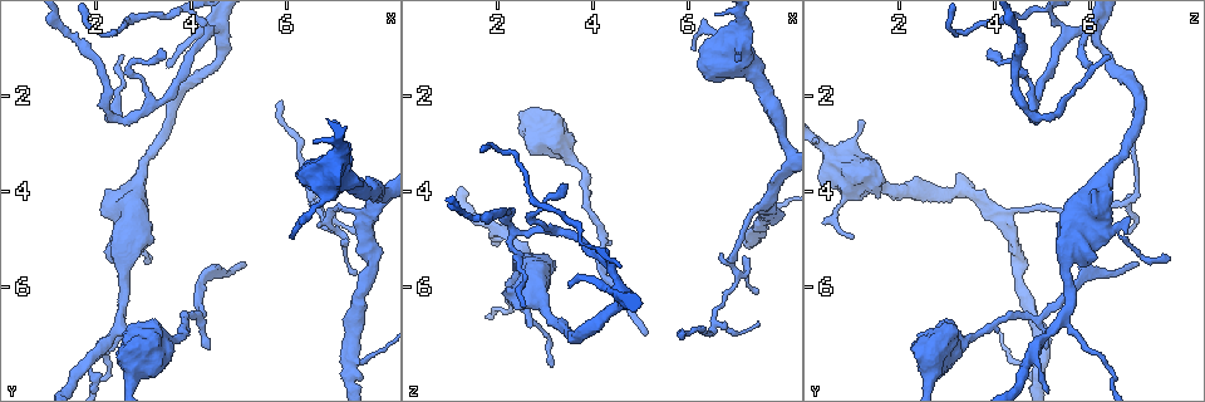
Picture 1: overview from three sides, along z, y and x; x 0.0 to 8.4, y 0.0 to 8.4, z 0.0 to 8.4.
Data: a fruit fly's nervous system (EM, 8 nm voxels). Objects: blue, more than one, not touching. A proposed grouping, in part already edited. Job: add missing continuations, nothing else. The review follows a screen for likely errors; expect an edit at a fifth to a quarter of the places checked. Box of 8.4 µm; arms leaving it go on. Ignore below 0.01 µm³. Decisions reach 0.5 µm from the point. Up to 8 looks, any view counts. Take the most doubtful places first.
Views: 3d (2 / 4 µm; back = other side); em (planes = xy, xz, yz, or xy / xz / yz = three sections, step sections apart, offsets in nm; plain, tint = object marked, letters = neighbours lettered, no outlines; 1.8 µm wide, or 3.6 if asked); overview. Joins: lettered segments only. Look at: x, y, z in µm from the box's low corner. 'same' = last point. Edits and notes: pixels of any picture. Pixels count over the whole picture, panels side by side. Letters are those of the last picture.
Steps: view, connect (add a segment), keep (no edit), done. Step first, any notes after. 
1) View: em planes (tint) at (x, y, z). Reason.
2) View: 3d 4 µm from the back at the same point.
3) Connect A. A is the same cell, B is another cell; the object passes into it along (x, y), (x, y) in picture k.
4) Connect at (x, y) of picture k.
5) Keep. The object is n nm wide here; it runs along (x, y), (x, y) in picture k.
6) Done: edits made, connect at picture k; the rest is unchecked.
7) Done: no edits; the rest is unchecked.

View: 3d 2 µm from the back at (4.60, 0.60, 6.00). Two arms at a narrow angle.

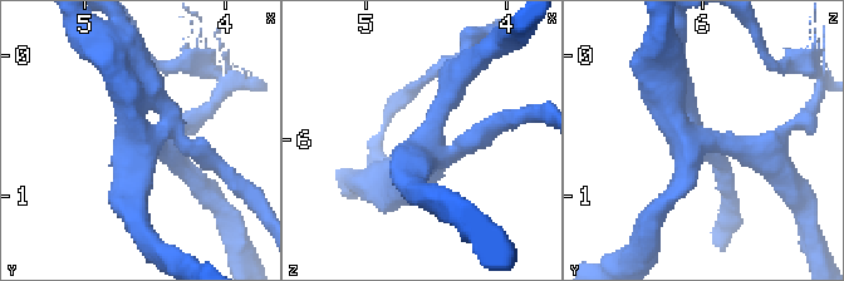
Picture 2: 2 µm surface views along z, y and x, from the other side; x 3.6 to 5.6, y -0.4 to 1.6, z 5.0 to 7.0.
View: em 3.6 µm planes (plain) at (4.58, 0.62, 6.04).

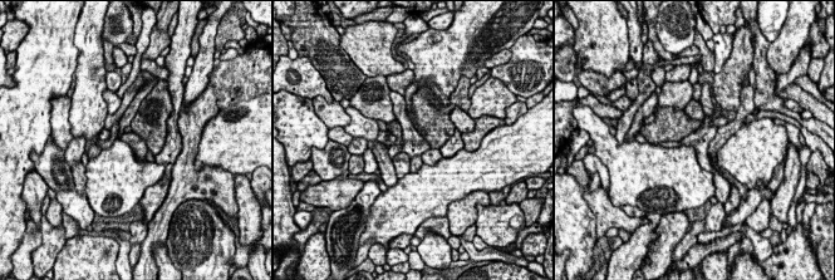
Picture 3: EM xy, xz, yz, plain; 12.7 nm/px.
View: em 3.6 µm planes (letters) at the same point. What lies round it.

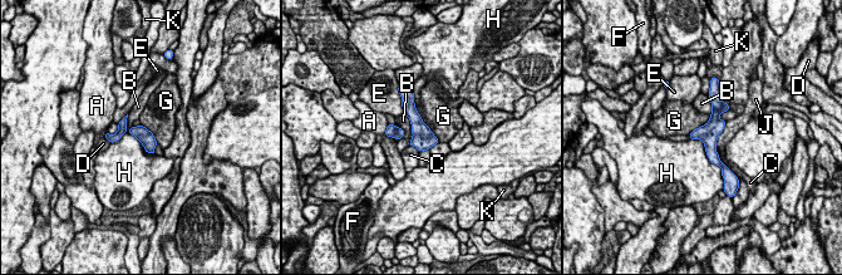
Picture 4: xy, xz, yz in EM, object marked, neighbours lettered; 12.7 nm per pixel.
Keep. A, B, C, D, E, F, G, H, J and K are other cells; none of them fits.

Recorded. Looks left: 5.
View: em planes (plain) at (5.05, 5.55, 7.00). End of a long branch.

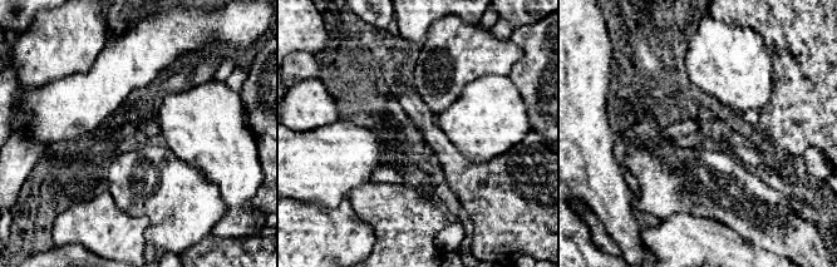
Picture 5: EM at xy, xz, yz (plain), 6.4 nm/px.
View: em planes (tint) at the same point.

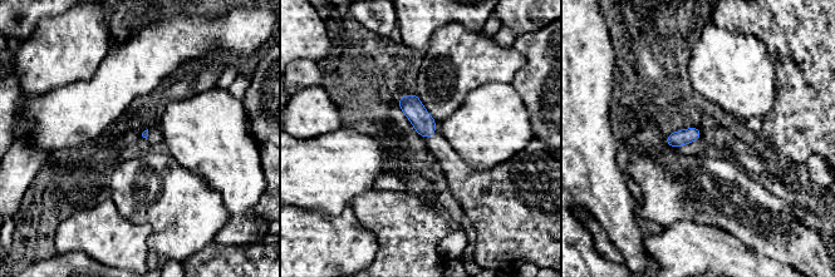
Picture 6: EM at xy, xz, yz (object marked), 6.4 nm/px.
View: em planes (letters) at the same point. What lies round it.

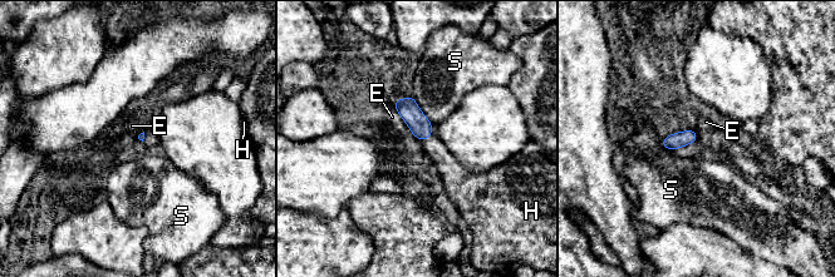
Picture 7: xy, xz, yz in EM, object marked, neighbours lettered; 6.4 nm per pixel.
Connect H. H is the same cell, E and S are other cells; the object passes into it along (408, 109), (427, 138), (450, 168) in picture 7; it goes on there.

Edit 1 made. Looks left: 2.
View: em 3.6 µm planes (tint) at (2.80, 7.60, 2.70). Sudden change in width.

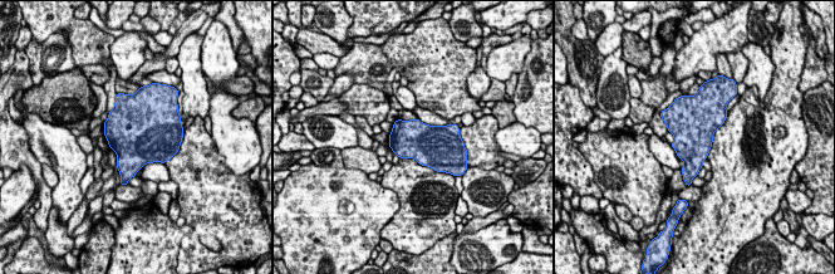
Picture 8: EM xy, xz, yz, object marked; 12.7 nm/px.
View: em 3.6 µm planes (letters) at the same point. See the neighbours.

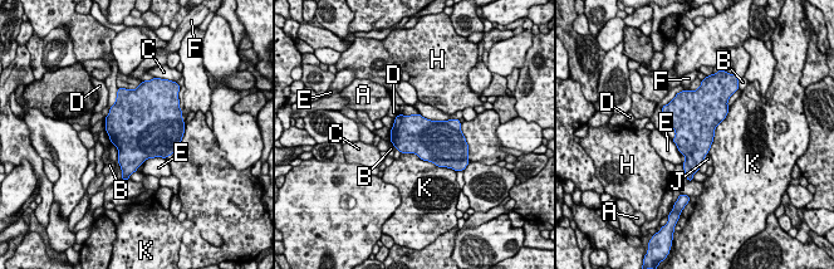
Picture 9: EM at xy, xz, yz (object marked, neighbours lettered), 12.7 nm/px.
Keep. The longest contact is with K, 650 nm; A, B, C, D, E, F, H, J and K are other cells; none of them fits.

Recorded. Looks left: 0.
Done: edits made, connect at picture 7; the rest is unchecked.

